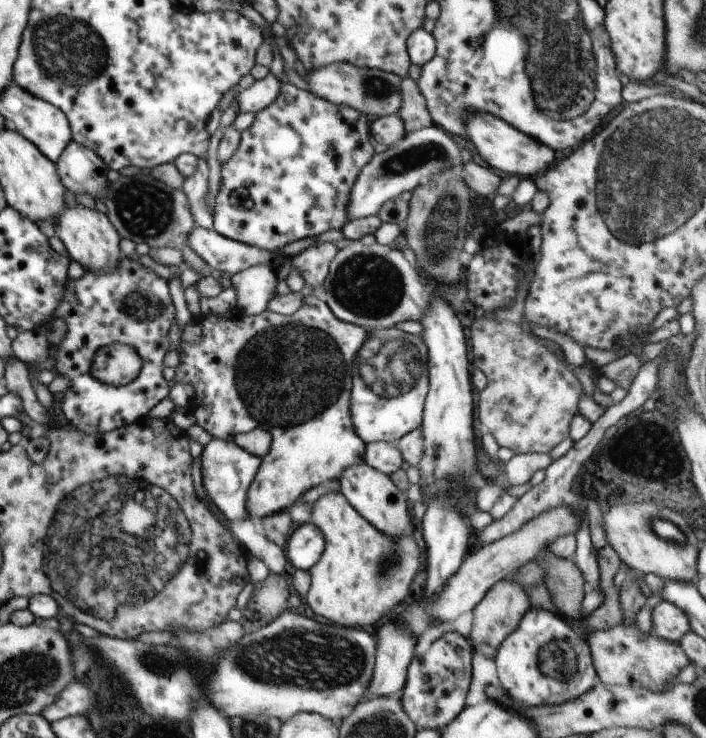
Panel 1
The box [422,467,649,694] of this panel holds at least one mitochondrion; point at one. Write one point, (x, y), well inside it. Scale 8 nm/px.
(557, 659)

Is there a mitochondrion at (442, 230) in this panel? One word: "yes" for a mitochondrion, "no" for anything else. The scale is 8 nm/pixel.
yes

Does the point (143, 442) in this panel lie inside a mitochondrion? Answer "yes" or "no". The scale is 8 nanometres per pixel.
no

